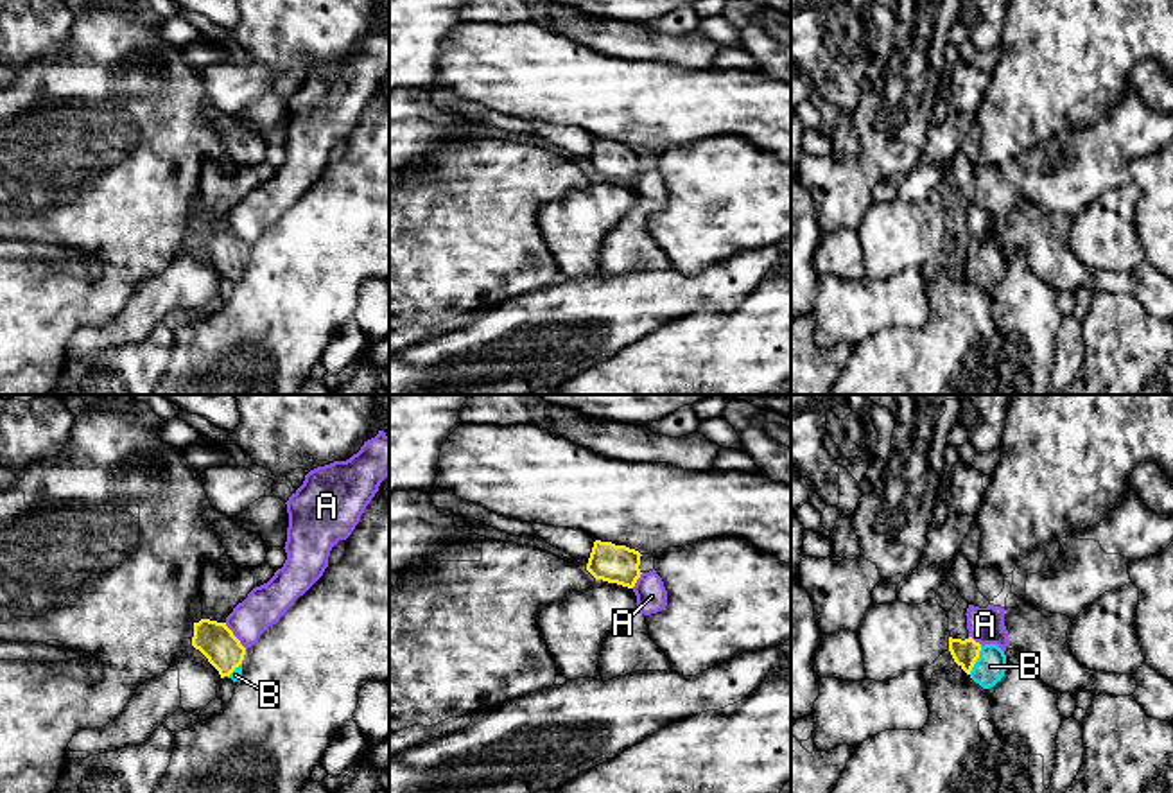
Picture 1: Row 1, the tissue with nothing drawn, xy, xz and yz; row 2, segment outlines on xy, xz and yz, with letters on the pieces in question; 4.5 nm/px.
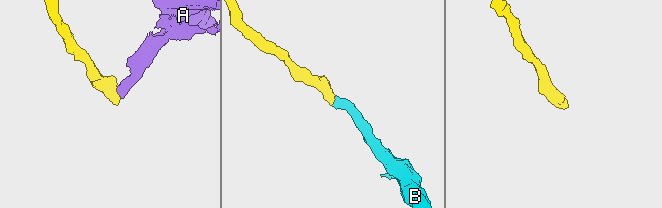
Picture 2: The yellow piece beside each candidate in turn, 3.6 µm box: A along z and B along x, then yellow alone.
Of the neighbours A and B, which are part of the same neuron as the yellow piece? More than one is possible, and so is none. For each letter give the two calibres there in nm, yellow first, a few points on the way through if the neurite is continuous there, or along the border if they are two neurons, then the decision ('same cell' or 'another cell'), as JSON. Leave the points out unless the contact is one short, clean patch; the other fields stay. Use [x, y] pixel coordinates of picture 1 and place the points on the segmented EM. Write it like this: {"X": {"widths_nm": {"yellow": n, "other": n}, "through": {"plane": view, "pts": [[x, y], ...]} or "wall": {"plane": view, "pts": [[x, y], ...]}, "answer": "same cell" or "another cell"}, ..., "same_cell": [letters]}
{"A": {"widths_nm": {"yellow": 170, "other": 180}, "wall": {"plane": "xy", "pts": [[225, 623], [246, 648]]}, "answer": "another cell"}, "B": {"widths_nm": {"yellow": 120, "other": 140}, "through": {"plane": "yz", "pts": [[965, 653], [976, 659], [990, 666]]}, "answer": "same cell"}, "same_cell": ["B"]}

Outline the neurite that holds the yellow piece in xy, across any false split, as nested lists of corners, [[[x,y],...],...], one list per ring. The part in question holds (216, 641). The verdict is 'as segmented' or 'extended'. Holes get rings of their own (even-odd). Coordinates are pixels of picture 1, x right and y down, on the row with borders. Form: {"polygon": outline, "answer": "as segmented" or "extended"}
{"polygon": [[[210,619],[194,623],[192,646],[208,658],[208,662],[219,671],[221,678],[228,676],[233,682],[240,678],[246,648],[226,623]]], "answer": "extended"}

